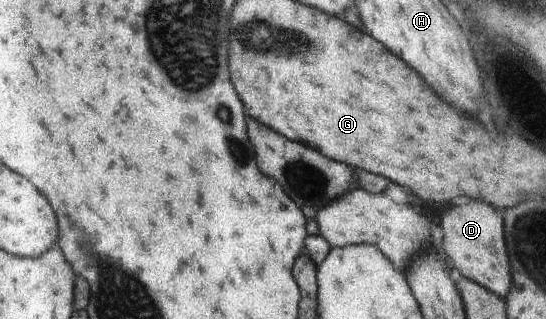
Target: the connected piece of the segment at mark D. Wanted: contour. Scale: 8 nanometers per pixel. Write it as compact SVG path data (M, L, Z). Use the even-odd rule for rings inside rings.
M471 201L467 205L455 205L441 219L443 229L443 251L451 259L461 275L482 285L505 299L511 285L510 261L505 251L505 225L503 215L481 201Z

